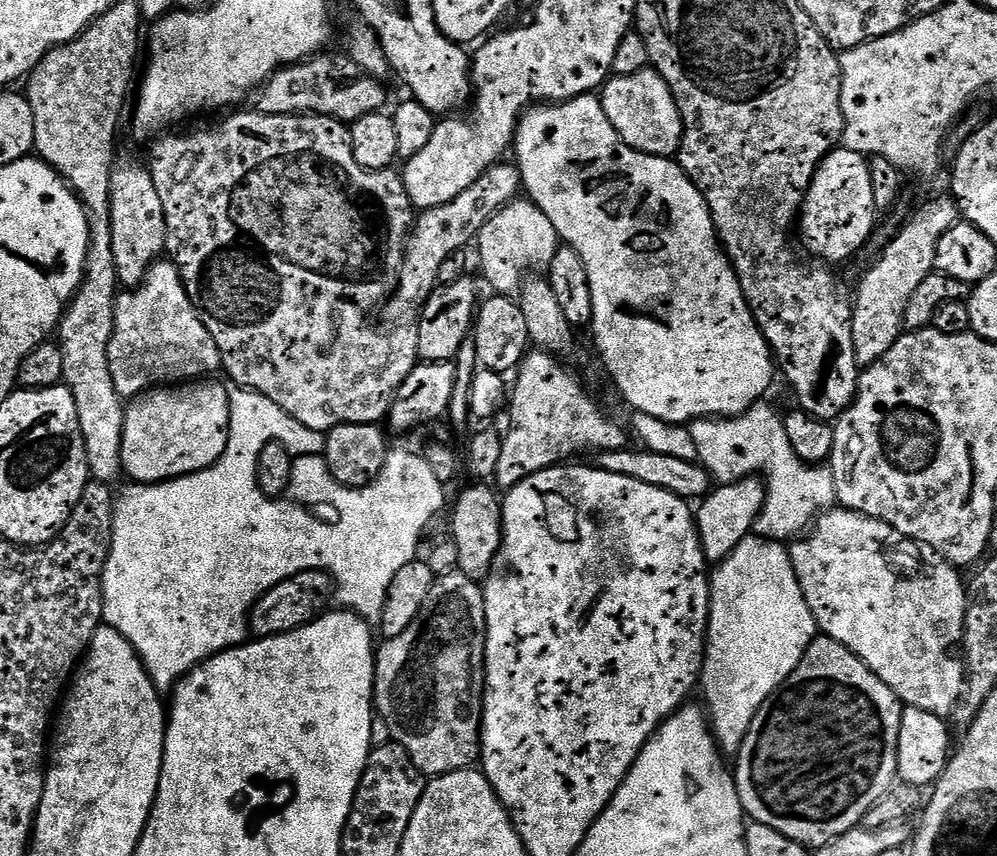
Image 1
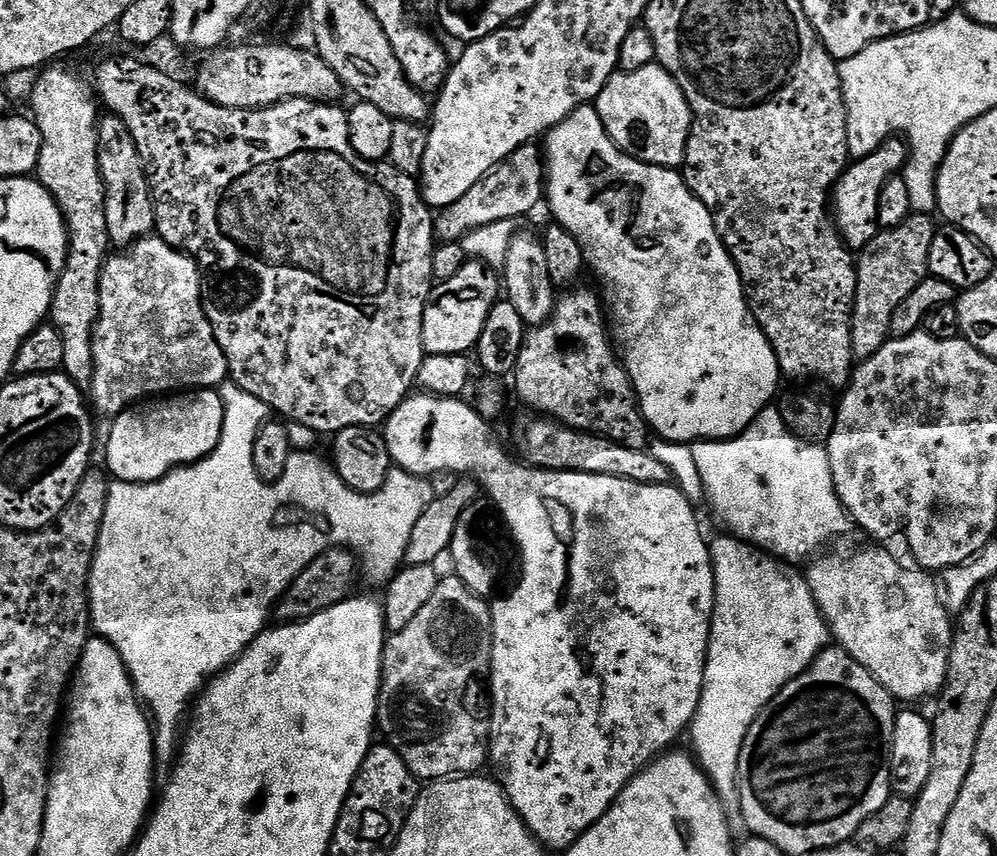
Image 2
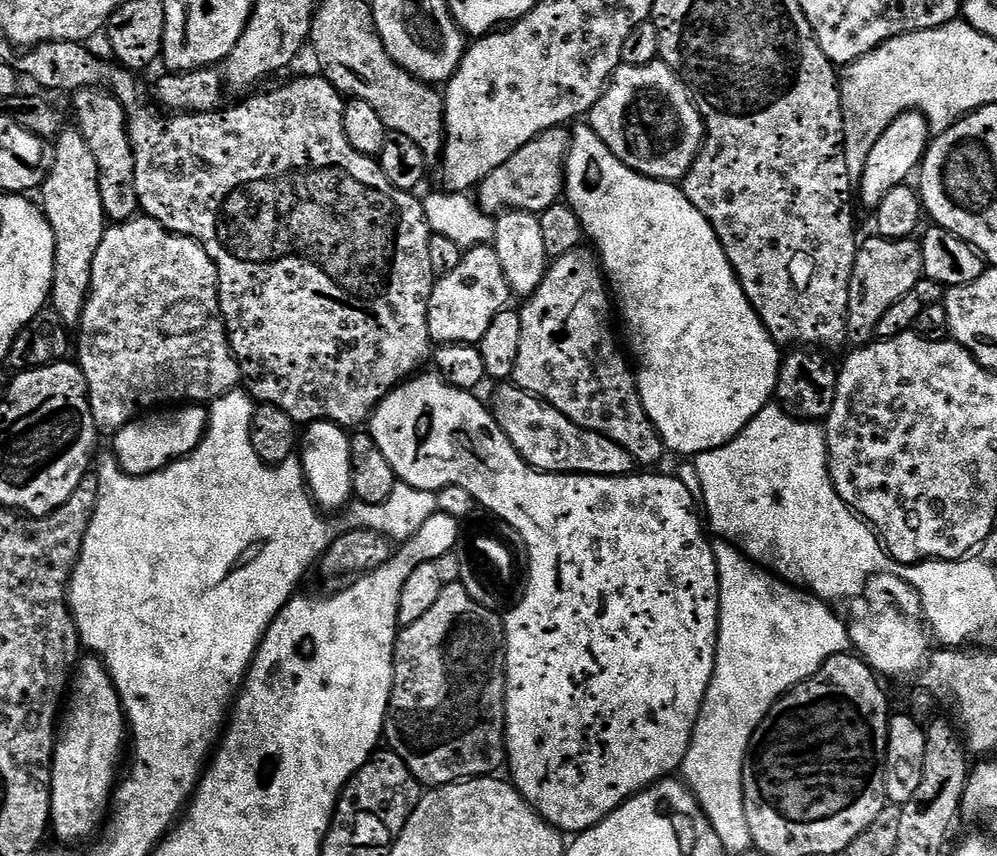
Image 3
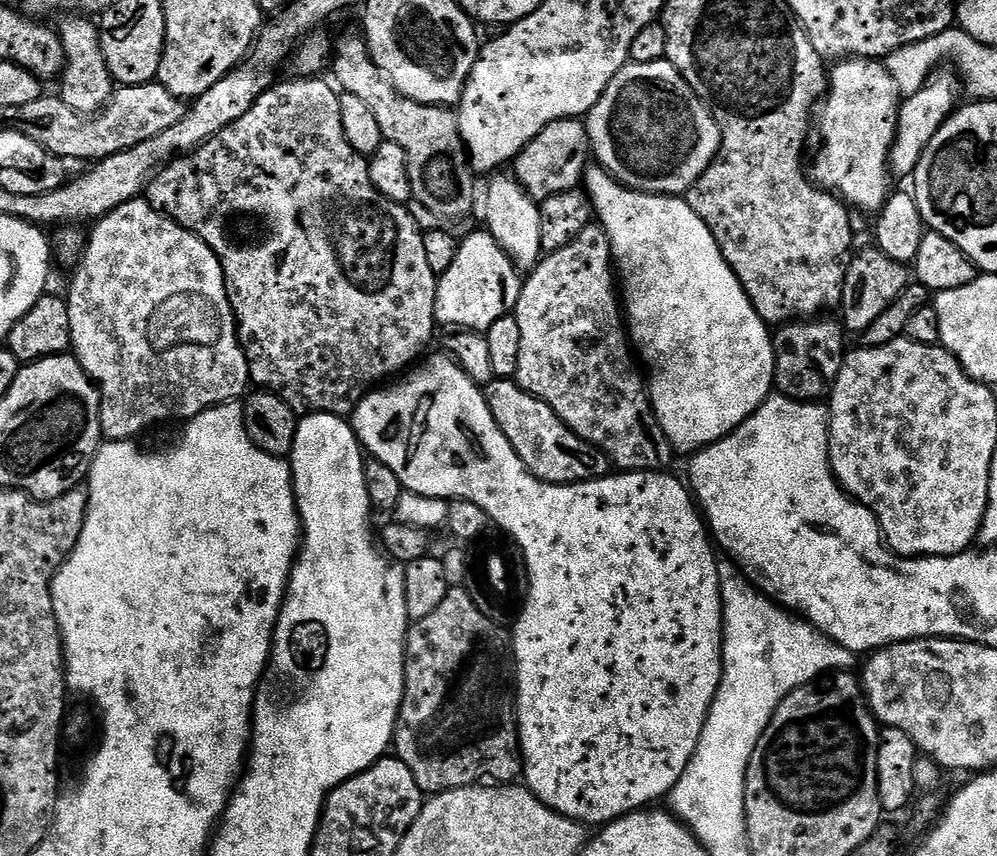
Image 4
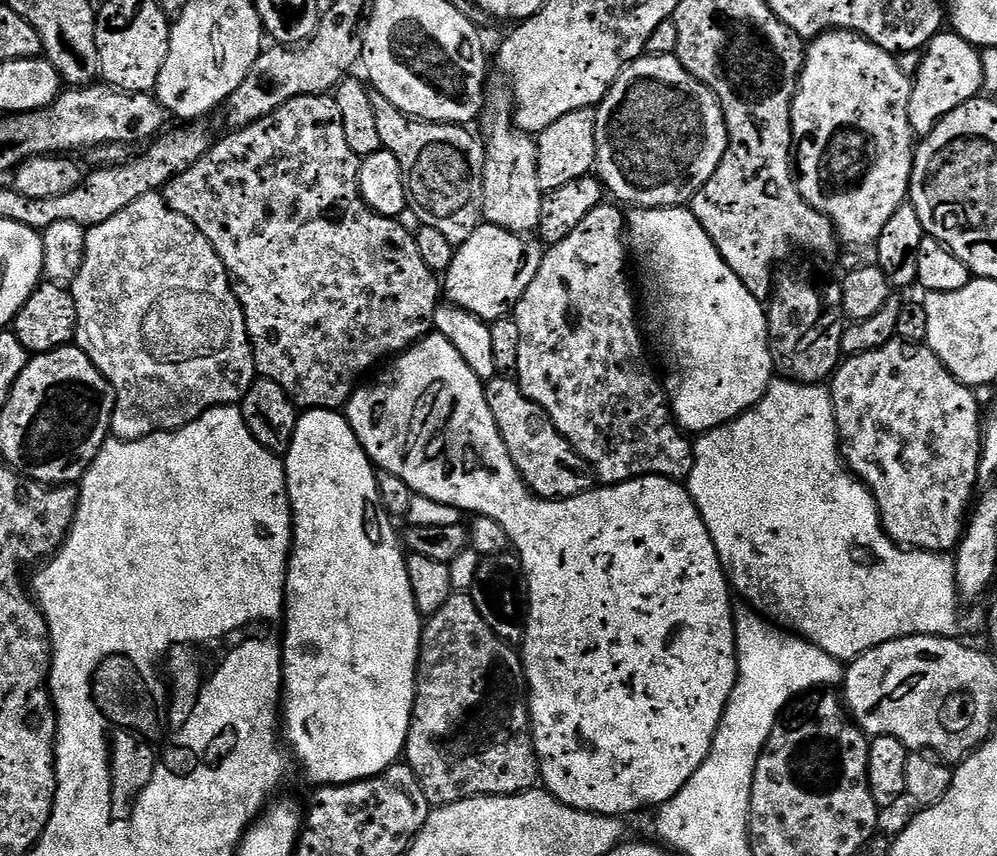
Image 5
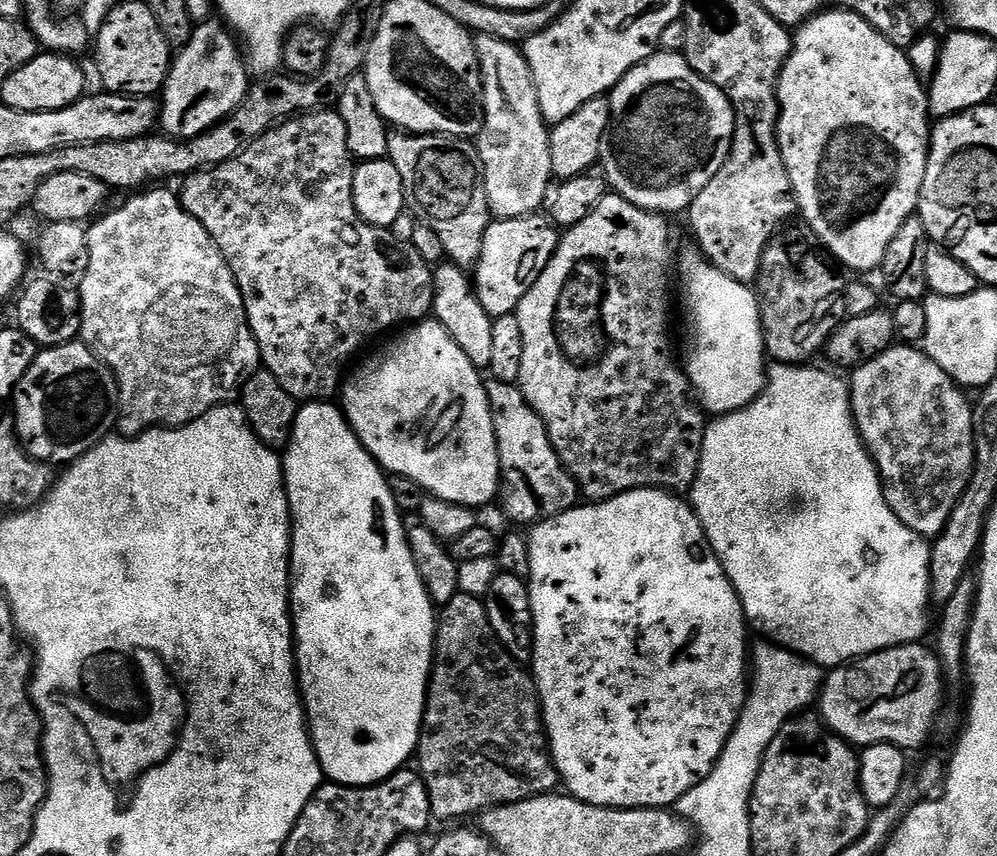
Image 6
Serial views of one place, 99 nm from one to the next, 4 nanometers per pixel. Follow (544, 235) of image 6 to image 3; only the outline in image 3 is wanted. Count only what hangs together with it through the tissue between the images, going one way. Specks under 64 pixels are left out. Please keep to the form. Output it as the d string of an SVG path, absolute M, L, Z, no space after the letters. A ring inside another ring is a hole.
M495 247L467 249L462 262L458 262L458 267L433 283L428 303L429 341L440 346L479 345L490 322L494 322L494 318L498 318L498 314L509 307L508 300L510 301L511 296L512 291L506 282L506 274L502 274L502 262L498 262Z

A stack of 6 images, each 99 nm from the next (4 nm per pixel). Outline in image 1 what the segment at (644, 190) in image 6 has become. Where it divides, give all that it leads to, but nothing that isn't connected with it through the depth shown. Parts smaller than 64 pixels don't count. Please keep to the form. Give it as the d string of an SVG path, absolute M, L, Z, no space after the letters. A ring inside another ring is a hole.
M645 70L629 76L612 76L599 93L610 126L634 150L651 156L675 157L680 151L684 123L671 90L655 70Z

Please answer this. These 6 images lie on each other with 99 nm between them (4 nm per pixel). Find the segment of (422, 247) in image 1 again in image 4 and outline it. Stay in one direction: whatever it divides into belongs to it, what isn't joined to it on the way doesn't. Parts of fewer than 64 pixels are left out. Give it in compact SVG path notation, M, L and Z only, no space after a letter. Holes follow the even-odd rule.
M569 118L550 122L538 138L534 138L518 153L514 161L514 175L520 185L528 191L530 198L537 202L562 194L566 190L580 188L584 170L590 164L588 126L583 119Z

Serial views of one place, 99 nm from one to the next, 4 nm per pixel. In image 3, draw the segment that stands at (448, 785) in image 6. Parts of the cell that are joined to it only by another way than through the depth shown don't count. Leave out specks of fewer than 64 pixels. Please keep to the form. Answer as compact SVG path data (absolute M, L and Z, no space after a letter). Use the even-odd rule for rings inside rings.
M446 584L442 594L438 594L438 602L434 607L418 618L410 626L400 628L396 638L396 649L392 659L392 693L388 699L388 709L384 719L383 739L388 740L387 747L398 754L406 762L410 774L424 786L439 786L441 784L459 784L462 780L474 780L482 776L492 776L506 764L506 749L504 747L504 622L501 613L486 610L464 589L463 584Z

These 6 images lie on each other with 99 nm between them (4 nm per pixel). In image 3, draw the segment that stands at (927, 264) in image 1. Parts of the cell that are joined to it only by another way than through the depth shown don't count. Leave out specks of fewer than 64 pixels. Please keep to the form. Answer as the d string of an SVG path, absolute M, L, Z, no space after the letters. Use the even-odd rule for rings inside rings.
M875 234L869 236L869 240L865 244L863 241L856 249L848 291L848 340L856 346L873 343L882 314L886 314L902 294L910 294L924 276L919 239L887 240Z

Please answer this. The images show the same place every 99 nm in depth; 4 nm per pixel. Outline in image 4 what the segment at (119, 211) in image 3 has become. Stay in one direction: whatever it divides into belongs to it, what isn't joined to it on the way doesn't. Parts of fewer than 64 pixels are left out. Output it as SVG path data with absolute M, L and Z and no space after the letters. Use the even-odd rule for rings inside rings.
M72 14L61 15L60 24L58 23L58 33L64 51L64 71L58 77L58 95L66 102L66 106L79 112L81 116L90 116L106 107L114 91L114 81L102 54L99 27L93 21L91 24L87 15L68 15Z

